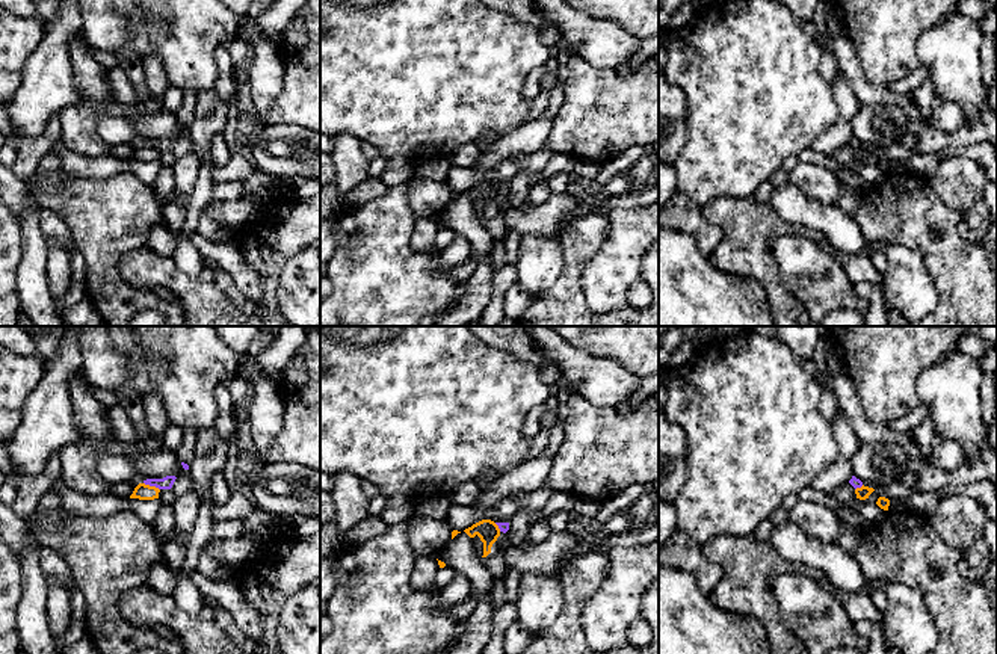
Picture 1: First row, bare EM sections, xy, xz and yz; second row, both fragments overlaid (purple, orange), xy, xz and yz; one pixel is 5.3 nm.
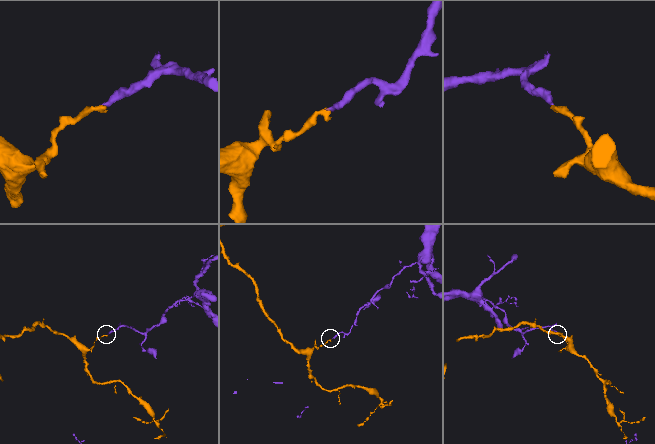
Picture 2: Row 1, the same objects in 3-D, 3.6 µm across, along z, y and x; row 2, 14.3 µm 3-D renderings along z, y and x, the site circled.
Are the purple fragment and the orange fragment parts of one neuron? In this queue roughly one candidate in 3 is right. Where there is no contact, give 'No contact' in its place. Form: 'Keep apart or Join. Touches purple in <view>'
Keep apart. Touches purple in xy

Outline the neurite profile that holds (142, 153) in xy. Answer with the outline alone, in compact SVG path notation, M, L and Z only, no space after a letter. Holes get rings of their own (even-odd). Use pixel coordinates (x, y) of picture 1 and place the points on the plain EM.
M139 145L130 160L139 160L139 162L154 162L159 160L160 151L156 148L150 148L145 145Z

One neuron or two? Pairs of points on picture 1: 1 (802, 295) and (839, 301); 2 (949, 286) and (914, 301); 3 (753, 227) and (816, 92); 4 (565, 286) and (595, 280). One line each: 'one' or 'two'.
1: one
2: two
3: two
4: two

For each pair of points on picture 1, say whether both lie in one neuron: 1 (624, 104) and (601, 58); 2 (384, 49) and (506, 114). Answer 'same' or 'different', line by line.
1: different
2: same

